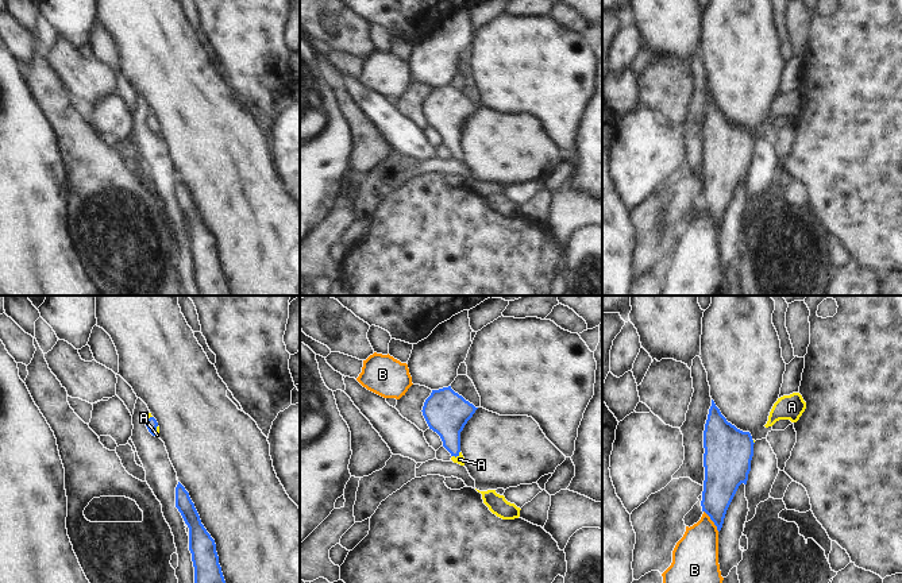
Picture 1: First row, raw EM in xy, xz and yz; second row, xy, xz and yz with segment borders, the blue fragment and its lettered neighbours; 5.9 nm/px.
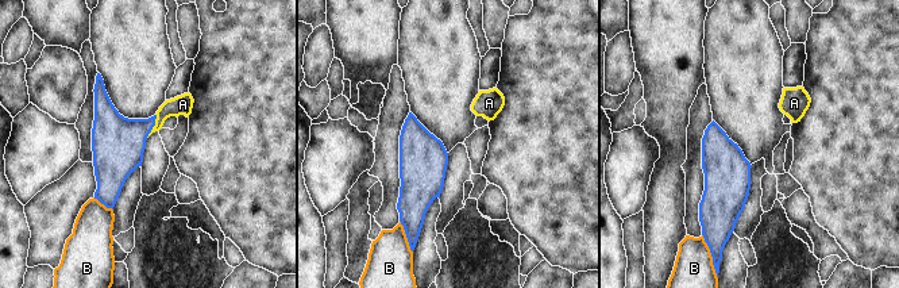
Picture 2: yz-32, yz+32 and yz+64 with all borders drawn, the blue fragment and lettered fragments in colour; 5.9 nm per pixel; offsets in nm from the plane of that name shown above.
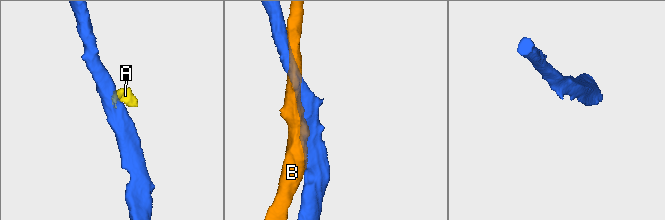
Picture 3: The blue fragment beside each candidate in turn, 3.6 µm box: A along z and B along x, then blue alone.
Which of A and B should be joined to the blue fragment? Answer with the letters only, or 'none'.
A

